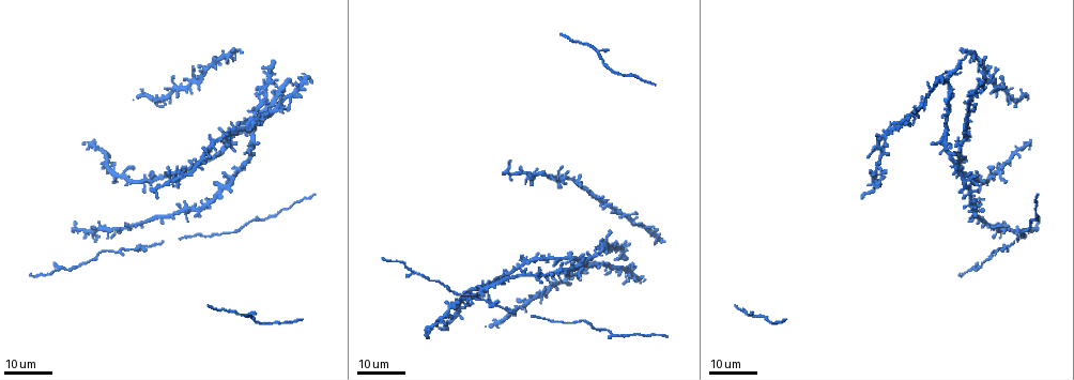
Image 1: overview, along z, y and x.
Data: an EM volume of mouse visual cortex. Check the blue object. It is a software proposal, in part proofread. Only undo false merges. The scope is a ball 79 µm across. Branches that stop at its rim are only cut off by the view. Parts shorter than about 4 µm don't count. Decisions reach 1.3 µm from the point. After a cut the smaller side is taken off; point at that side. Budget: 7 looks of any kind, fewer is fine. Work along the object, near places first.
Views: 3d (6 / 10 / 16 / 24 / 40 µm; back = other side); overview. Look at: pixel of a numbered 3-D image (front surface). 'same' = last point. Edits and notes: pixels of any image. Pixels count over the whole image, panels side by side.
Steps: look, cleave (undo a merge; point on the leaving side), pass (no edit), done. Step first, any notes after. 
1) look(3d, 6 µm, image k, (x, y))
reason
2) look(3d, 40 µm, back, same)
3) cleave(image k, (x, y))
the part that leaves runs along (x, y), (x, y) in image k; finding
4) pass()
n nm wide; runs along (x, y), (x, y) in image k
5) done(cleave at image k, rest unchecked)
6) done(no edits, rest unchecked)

look(3d, 24 µm, image 1, (967, 180))
four or more arms meet

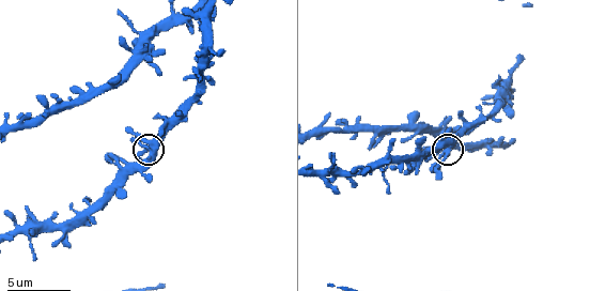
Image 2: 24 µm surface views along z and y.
look(3d, 6 µm, image 2, (450, 149))

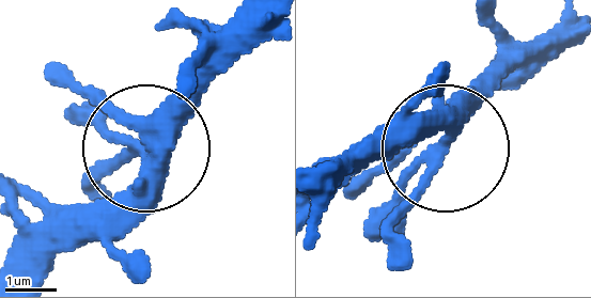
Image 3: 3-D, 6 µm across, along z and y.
pass()
one cell here

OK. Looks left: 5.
look(3d, 16 µm, image 1, (998, 247))
three arms meet

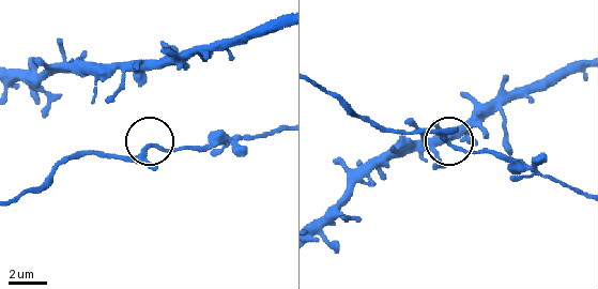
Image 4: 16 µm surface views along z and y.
look(3d, 10 µm, image 4, (151, 146))
zoom in

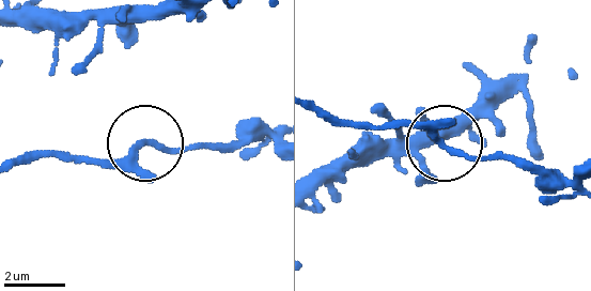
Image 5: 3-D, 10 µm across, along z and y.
pass()
170 nm wide; all the same cell

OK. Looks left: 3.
look(3d, 24 µm, image 1, (115, 229))
four or more arms meet

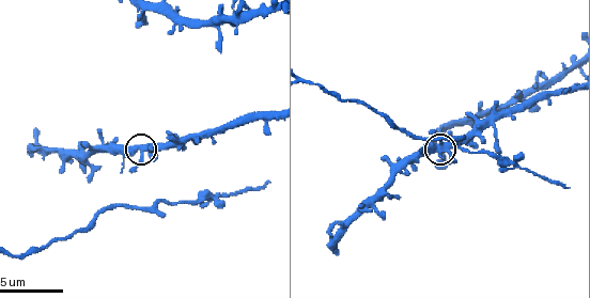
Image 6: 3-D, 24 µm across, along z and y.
look(3d, 10 µm, image 6, (144, 149))

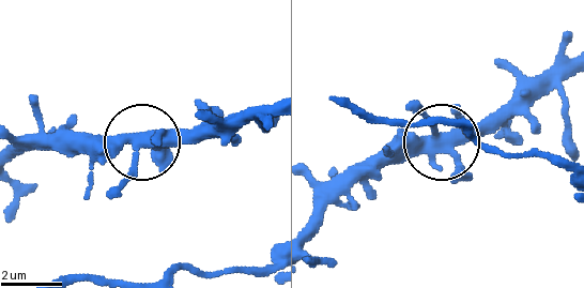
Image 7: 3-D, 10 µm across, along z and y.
pass()
400 nm wide; runs along (273, 106), (197, 132), (61, 139) in image 7; all the same cell

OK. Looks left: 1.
done(no edits, rest unchecked)

